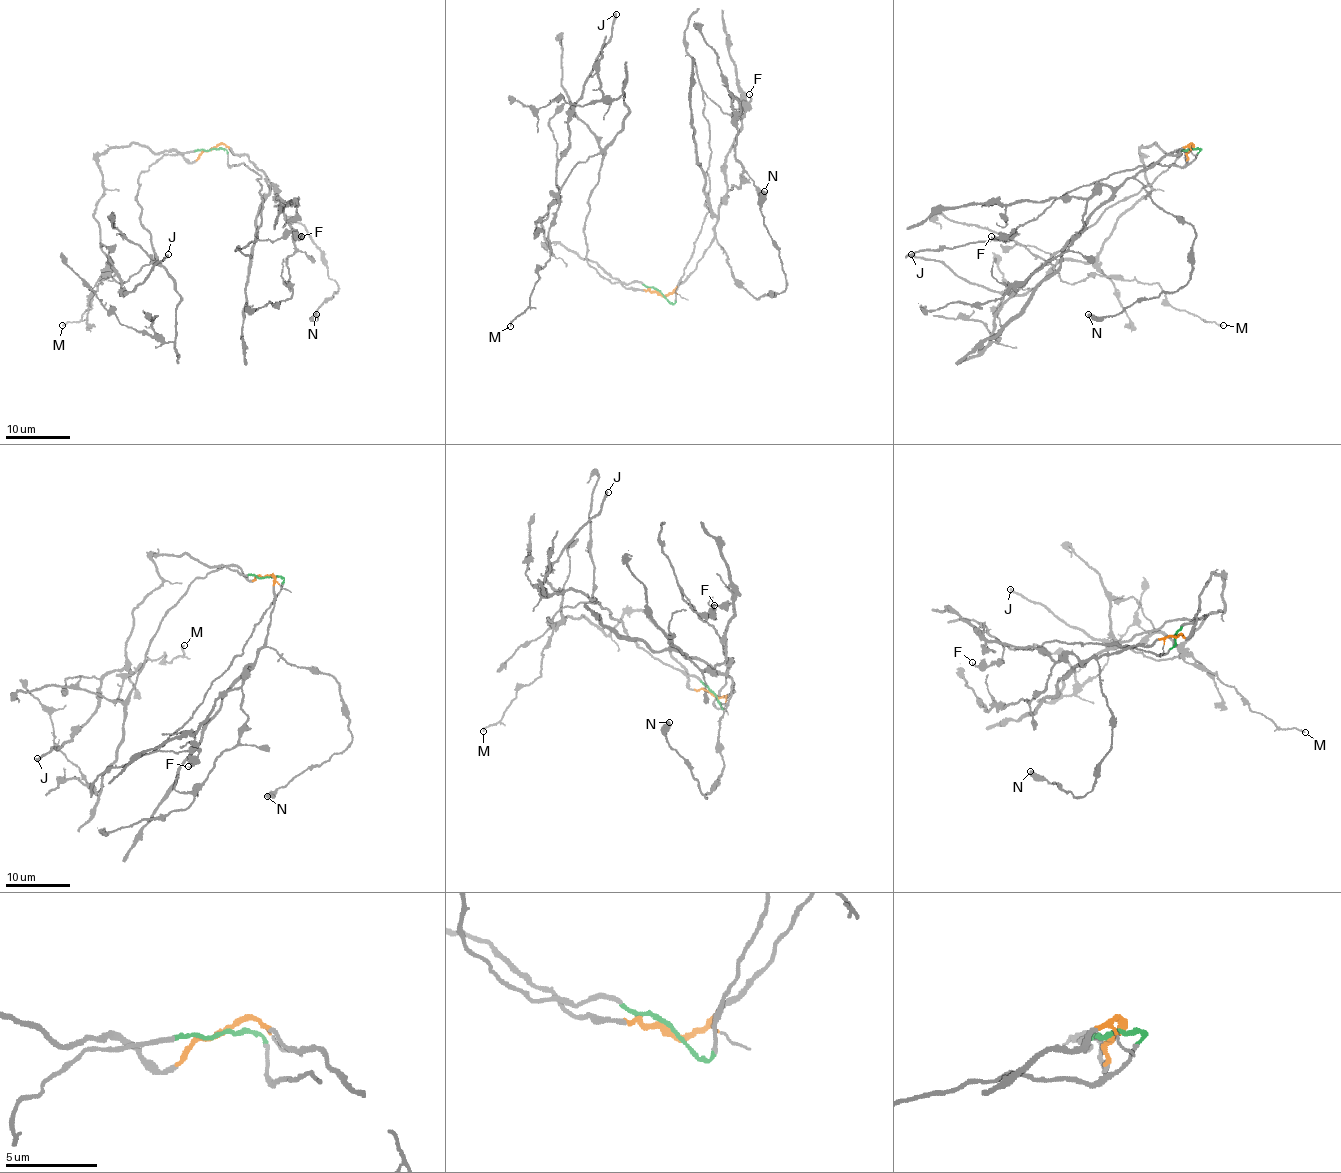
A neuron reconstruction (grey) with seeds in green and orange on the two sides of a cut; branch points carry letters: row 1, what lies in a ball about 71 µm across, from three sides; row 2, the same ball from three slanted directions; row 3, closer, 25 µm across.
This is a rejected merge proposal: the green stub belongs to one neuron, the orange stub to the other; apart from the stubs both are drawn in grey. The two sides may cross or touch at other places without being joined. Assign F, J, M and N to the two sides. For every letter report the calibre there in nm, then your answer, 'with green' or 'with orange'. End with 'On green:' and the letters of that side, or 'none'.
F: 130 nm | with green
J: 280 nm | with orange
M: 180 nm | with green
N: 500 nm | with orange
On green: F, M

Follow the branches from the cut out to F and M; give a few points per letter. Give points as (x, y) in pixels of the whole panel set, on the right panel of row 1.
F: (1191, 148), (1199, 148), (1183, 166), (1113, 173), (993, 239), (1008, 241), (1011, 231), (991, 236)
M: (1191, 148), (1108, 207), (1050, 262), (1066, 283), (1091, 275), (1157, 283), (1173, 308), (1222, 325)

